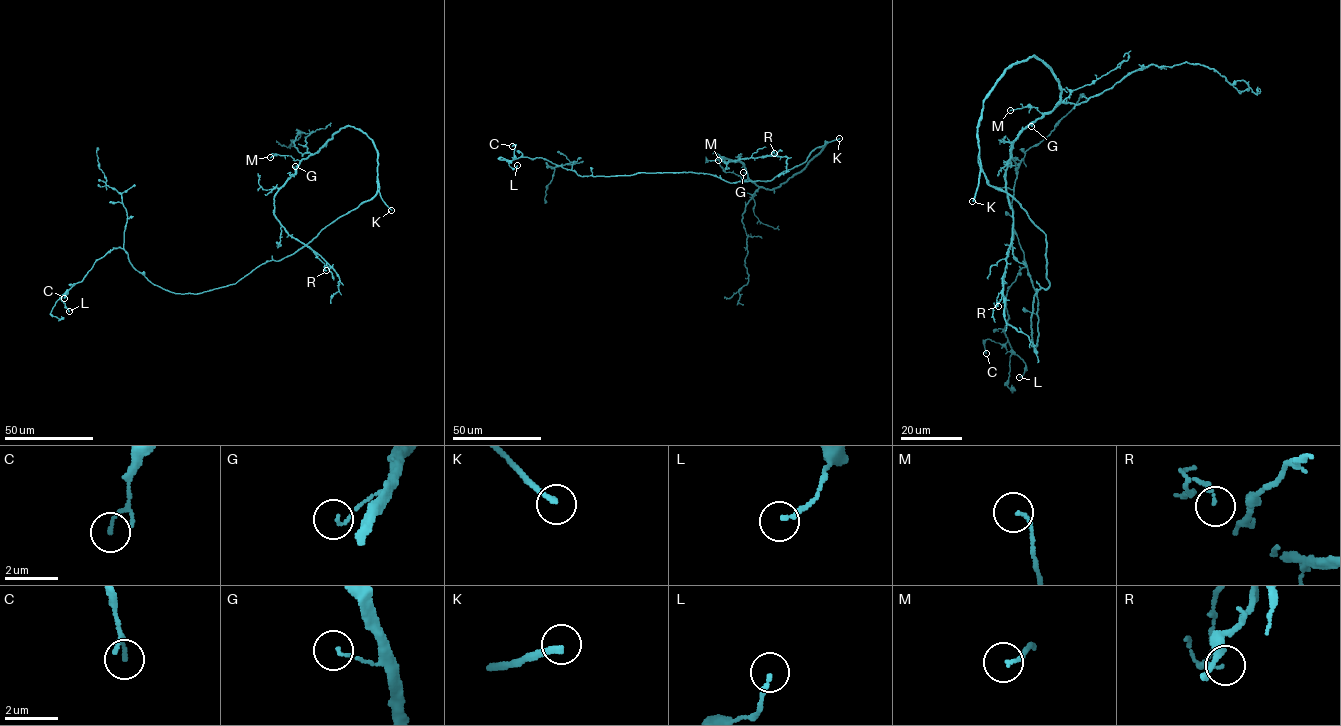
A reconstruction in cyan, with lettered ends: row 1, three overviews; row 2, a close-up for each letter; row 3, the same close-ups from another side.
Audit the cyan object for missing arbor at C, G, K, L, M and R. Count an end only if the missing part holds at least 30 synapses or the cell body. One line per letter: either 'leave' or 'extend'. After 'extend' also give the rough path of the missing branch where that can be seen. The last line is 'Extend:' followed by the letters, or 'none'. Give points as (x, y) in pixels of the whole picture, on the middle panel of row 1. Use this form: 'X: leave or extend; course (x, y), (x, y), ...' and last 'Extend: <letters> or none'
C: leave
G: leave
K: extend; course (839, 138), (862, 140), (890, 129)
L: leave
M: leave
R: leave
Extend: K

